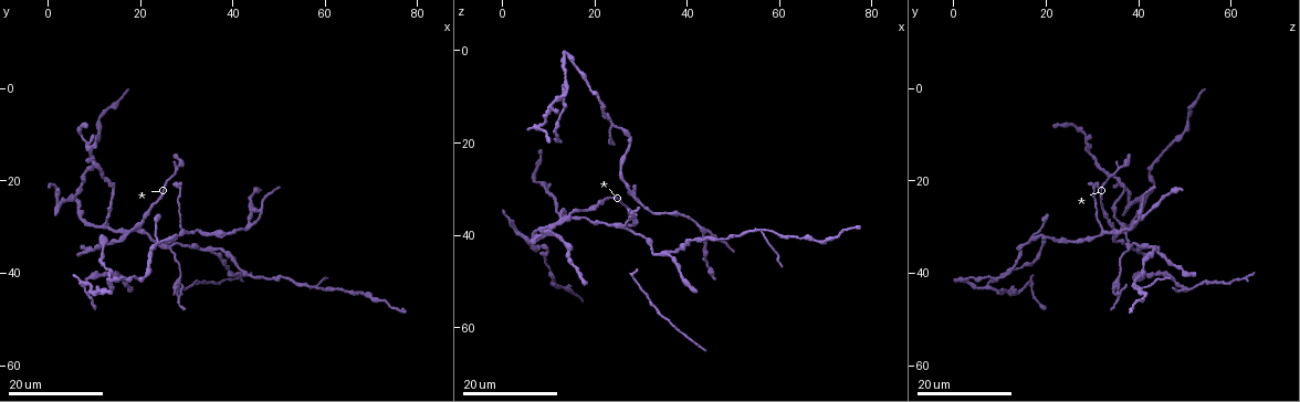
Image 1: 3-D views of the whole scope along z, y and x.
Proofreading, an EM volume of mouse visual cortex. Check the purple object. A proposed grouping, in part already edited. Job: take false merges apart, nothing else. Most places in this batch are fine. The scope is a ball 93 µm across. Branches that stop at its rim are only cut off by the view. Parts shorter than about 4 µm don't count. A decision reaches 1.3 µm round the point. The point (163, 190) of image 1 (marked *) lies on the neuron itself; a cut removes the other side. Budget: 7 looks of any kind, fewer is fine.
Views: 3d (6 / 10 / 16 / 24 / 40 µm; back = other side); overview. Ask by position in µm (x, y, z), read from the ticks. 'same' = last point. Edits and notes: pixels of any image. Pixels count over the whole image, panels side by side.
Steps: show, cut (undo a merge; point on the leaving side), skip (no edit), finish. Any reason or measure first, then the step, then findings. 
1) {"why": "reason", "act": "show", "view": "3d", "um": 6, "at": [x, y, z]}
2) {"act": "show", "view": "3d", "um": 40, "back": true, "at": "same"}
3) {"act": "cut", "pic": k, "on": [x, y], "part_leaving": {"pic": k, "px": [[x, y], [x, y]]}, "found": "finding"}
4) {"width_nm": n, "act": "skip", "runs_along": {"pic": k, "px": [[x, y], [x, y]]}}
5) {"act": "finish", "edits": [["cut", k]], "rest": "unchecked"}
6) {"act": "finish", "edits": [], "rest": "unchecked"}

{"why": "three-way junction", "act": "show", "view": "3d", "um": 24, "at": [35.5, 35.0, 43.5]}

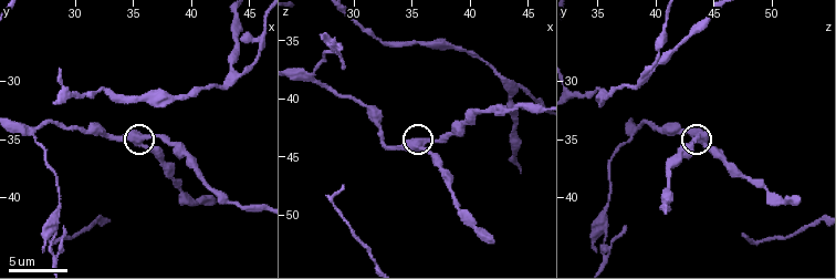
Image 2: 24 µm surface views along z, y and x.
{"act": "show", "view": "3d", "um": 6, "at": [35.6, 35.0, 44.0]}

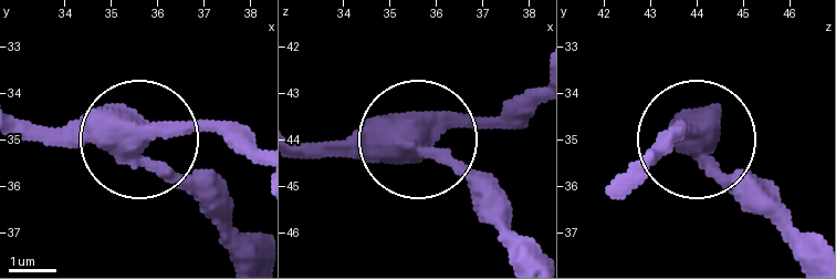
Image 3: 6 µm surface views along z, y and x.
{"side_arm_um": 34, "act": "skip", "found": "all the same neuron"}

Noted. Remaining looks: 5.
{"why": "branch point", "act": "show", "view": "3d", "um": 6, "at": [43.8, 29.4, 39.2]}

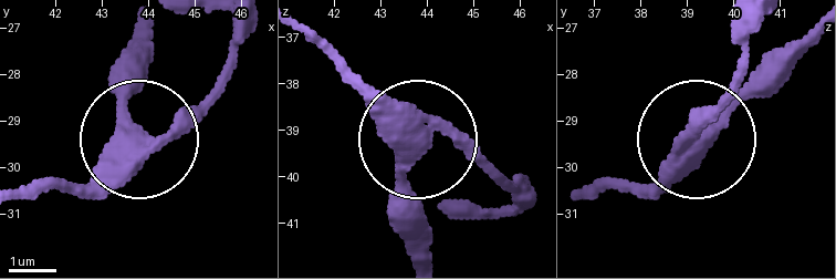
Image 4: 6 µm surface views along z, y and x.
{"arms": 3, "act": "skip", "runs_along": {"pic": 4, "px": [[298, 22], [405, 125], [495, 173]]}, "found": "all the same neuron"}

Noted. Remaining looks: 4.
{"why": "thin arm on a thick one", "act": "show", "view": "3d", "um": 10, "at": [26.4, 34.2, 38.2]}

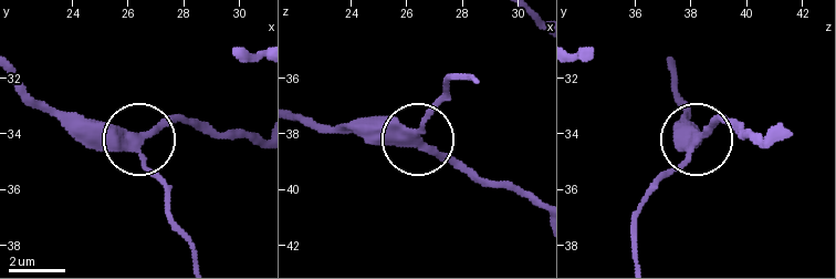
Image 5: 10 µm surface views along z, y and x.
{"act": "skip", "runs_along": {"pic": 5, "px": [[23, 89], [45, 105], [124, 128], [171, 186]]}, "found": "all the same neuron"}

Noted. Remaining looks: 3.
{"why": "three-way junction", "act": "show", "view": "3d", "um": 16, "at": [23.5, 33.0, 17.0]}

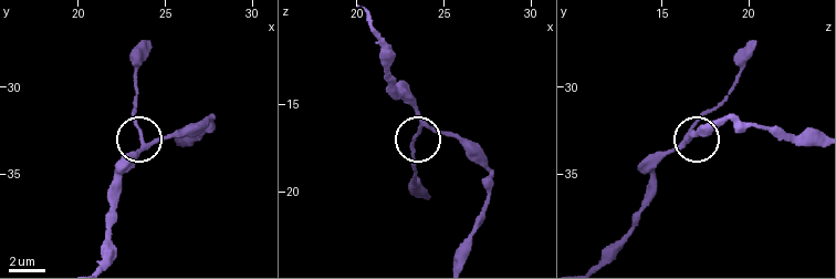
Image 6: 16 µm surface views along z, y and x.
{"act": "show", "view": "3d", "um": 10, "at": [23.7, 33.0, 16.3]}

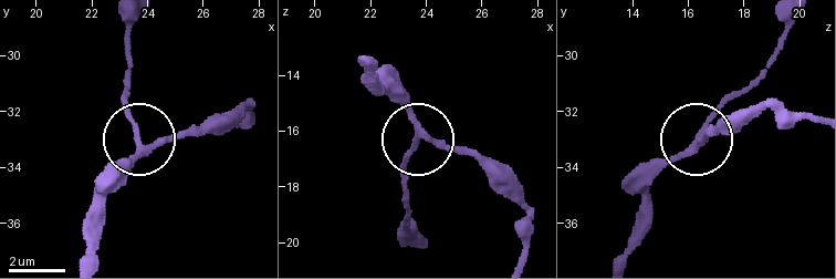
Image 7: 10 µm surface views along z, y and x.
{"side_arm_um": 8, "act": "skip", "found": "one neuron here"}

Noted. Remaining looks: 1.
{"act": "finish", "edits": [], "rest": "unchecked"}

